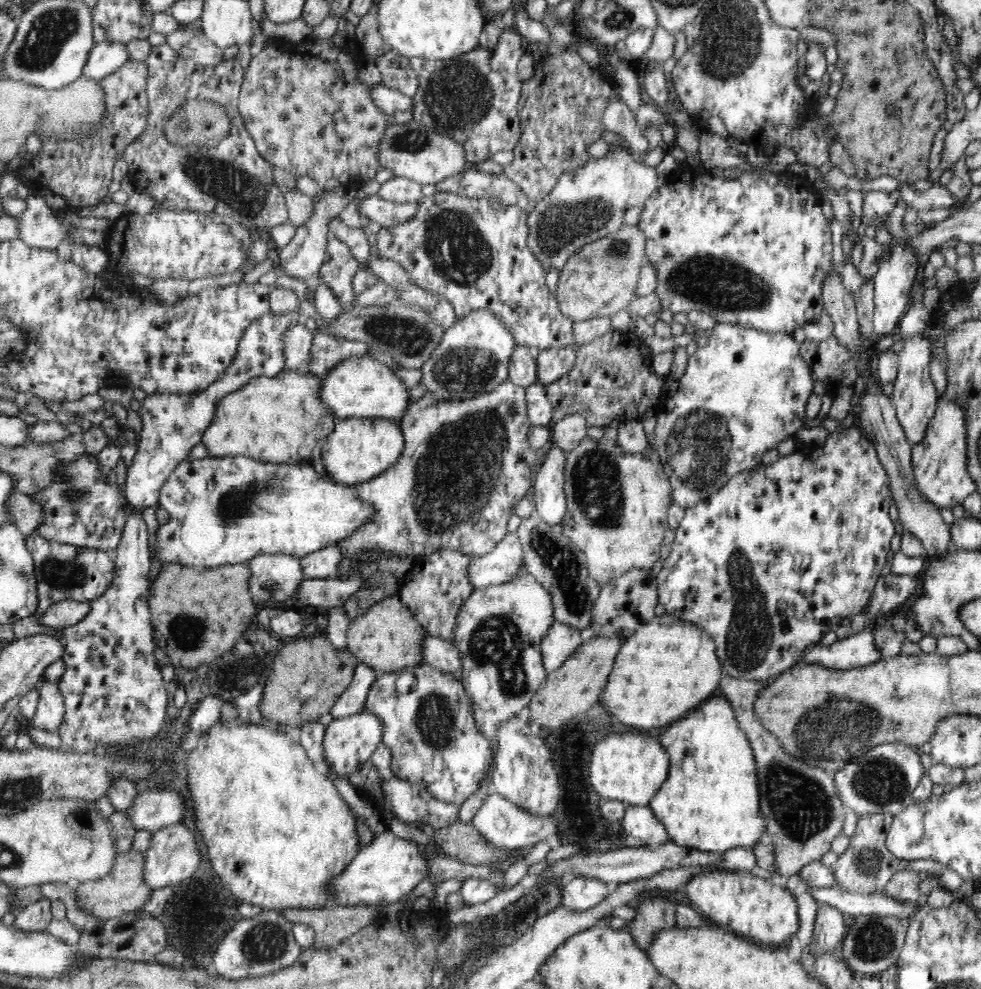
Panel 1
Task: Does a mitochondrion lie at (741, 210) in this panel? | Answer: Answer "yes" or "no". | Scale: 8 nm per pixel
no

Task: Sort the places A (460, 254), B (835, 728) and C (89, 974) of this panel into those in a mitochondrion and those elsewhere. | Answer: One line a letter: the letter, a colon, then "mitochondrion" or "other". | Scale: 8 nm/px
A: mitochondrion
B: mitochondrion
C: other

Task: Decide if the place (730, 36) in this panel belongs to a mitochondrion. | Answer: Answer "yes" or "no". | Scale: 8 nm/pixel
yes

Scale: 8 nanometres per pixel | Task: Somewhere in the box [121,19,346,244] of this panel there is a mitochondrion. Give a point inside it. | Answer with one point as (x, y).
(246, 195)

